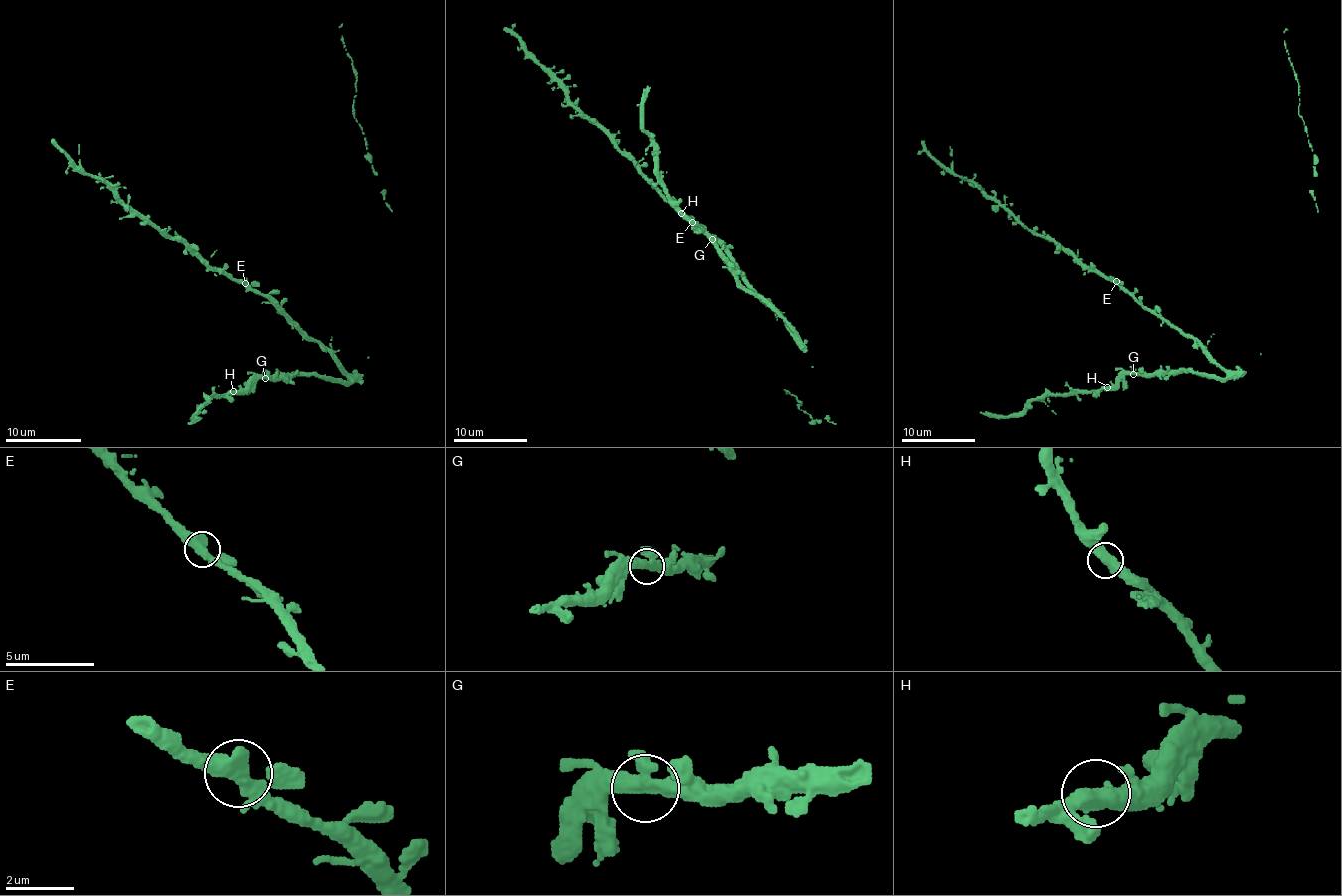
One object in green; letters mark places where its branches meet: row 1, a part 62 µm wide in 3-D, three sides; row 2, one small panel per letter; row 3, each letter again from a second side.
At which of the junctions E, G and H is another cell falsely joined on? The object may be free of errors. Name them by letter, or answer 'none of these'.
none of these

